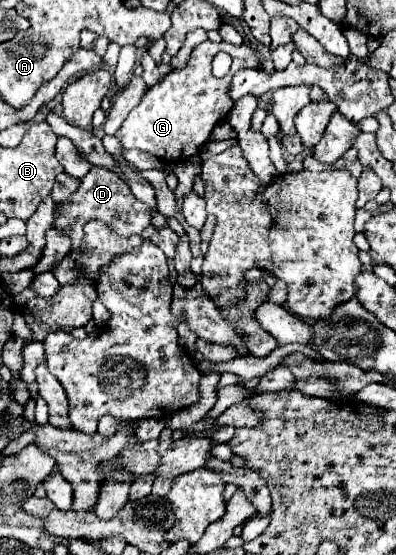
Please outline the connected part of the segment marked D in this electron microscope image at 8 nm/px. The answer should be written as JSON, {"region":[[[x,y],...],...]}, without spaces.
{"region":[[[92,165],[92,169],[84,175],[80,189],[76,191],[74,197],[62,201],[54,213],[54,229],[68,233],[72,239],[72,249],[80,249],[82,245],[82,227],[88,221],[102,221],[106,223],[116,235],[120,237],[132,237],[132,235],[142,235],[146,227],[150,227],[152,213],[156,209],[146,209],[146,205],[134,197],[130,187],[112,171]]]}

